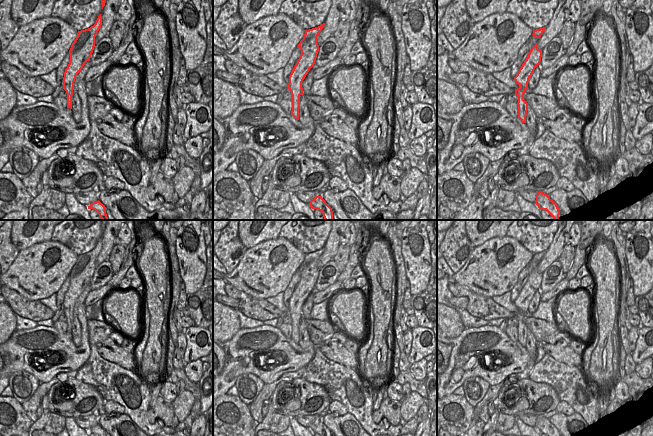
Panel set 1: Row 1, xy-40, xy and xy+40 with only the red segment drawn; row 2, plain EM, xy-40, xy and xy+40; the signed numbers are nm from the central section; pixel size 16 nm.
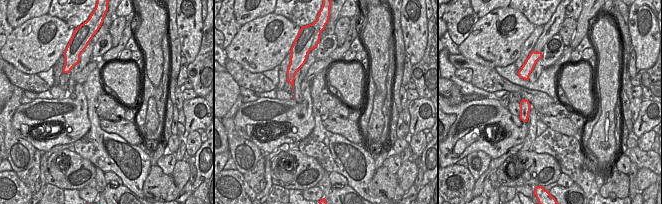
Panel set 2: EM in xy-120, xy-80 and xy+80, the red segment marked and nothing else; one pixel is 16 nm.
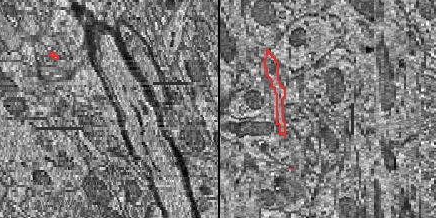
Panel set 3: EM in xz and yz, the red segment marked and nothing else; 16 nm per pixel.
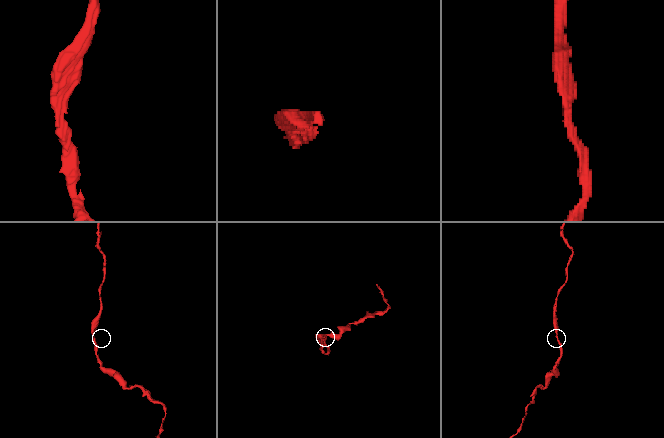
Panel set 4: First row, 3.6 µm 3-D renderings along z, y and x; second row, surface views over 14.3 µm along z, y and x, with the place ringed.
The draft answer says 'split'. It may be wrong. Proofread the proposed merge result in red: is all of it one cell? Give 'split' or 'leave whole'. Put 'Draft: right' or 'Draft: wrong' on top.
Draft: wrong
leave whole

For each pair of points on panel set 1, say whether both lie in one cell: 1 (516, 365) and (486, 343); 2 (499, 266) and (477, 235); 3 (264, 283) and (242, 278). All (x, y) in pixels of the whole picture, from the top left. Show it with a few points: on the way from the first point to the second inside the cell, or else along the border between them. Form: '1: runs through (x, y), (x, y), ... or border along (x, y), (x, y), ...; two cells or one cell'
1: runs through (510, 357), (494, 343); one cell
2: border along (505, 235), (502, 237), (492, 237), (475, 247); two cells
3: runs through (259, 278), (247, 278); one cell

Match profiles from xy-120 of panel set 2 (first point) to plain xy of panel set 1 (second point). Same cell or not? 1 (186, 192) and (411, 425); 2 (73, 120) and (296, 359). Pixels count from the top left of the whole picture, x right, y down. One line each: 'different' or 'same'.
1: same
2: same

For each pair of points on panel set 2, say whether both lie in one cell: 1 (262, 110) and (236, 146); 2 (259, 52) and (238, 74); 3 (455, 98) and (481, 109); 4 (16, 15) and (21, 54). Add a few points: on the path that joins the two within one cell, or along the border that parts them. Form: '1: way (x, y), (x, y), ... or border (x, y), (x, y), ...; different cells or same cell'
1: border (234, 115), (236, 132), (250, 140), (261, 151); different cells
2: border (227, 59), (238, 62), (251, 72), (261, 73); different cells
3: border (448, 98), (454, 104), (462, 102); different cells
4: border (39, 17), (27, 19), (14, 29); different cells

